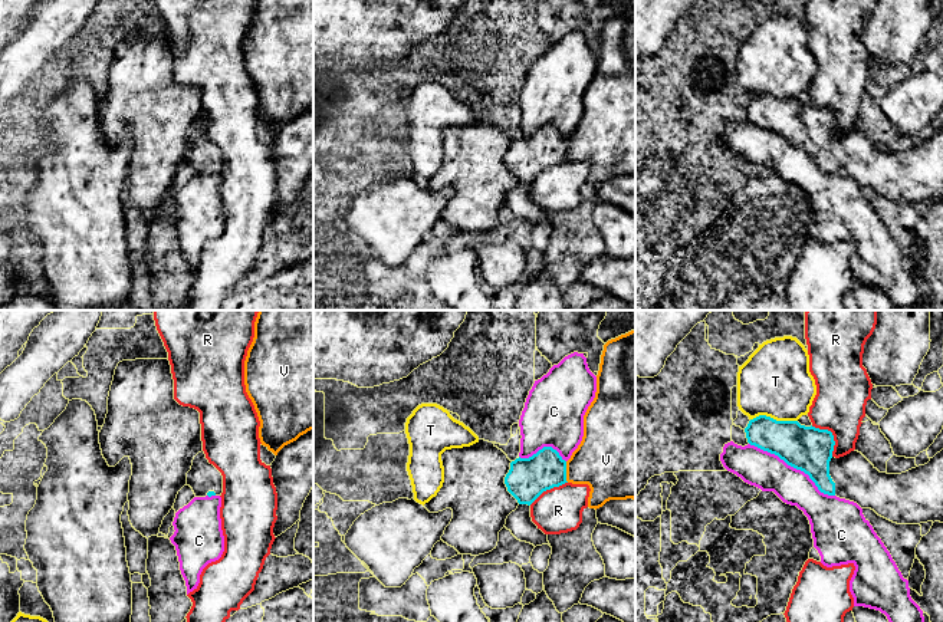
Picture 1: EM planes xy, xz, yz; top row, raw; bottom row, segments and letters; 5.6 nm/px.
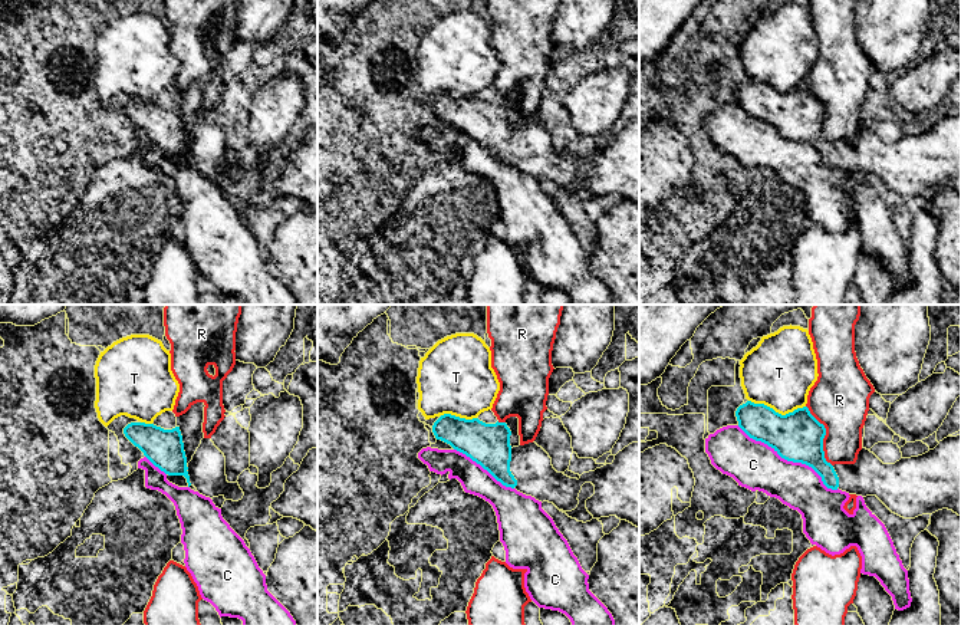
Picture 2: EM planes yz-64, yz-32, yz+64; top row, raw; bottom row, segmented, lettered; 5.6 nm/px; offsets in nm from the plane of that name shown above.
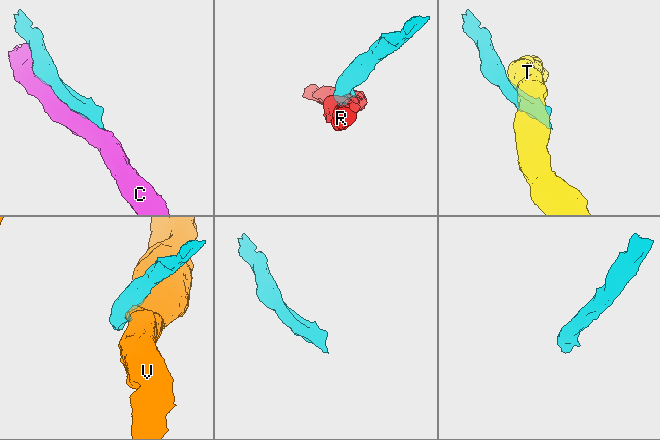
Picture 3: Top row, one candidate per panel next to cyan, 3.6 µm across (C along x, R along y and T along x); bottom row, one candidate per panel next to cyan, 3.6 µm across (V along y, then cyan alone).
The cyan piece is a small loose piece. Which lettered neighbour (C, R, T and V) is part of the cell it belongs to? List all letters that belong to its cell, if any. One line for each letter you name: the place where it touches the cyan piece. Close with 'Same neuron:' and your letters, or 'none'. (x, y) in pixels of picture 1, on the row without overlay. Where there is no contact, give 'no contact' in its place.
Same neuron: none

